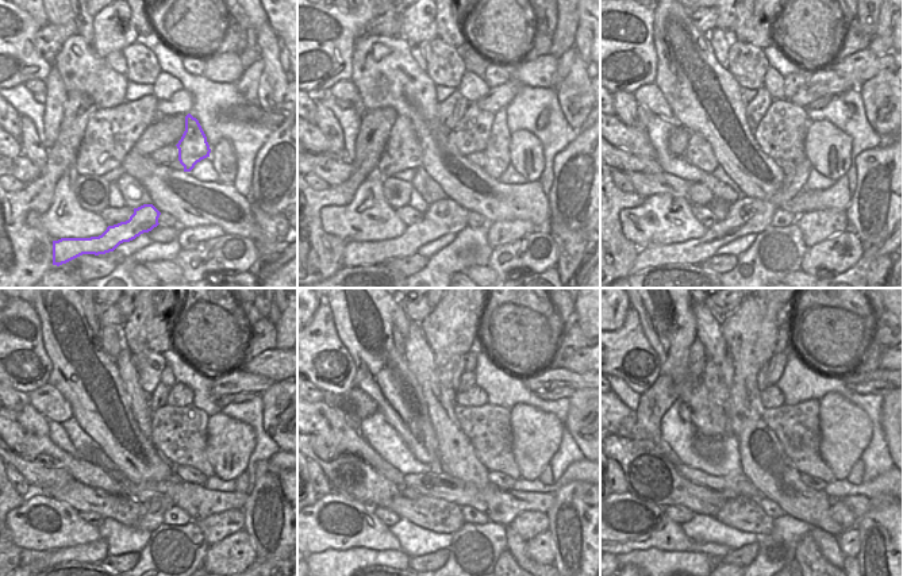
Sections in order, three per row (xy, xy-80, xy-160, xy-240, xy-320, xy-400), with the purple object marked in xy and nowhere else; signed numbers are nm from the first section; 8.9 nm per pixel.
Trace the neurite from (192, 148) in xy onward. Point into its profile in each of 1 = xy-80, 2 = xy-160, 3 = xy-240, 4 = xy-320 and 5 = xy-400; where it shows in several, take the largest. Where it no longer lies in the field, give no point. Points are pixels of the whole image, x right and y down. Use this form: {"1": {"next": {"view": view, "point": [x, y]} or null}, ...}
{"1": {"next": {"view": "xy-80", "point": [498, 157]}}, "2": {"next": {"view": "xy-160", "point": [746, 215]}}, "3": {"next": {"view": "xy-240", "point": [95, 552]}}, "4": {"next": {"view": "xy-320", "point": [564, 392]}}, "5": {"next": {"view": "xy-400", "point": [871, 387]}}}

